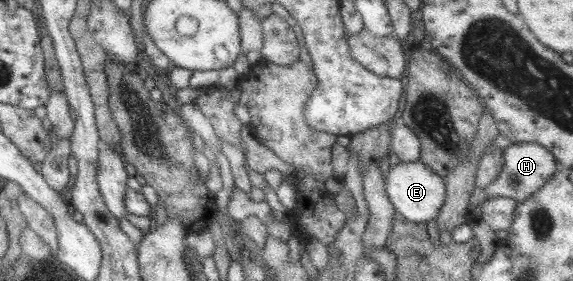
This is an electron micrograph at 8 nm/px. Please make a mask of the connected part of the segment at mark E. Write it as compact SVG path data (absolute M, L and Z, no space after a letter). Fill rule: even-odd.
M419 160L416 162L399 162L388 171L385 193L395 213L412 223L426 223L434 218L445 201L445 184L443 178L433 173Z

